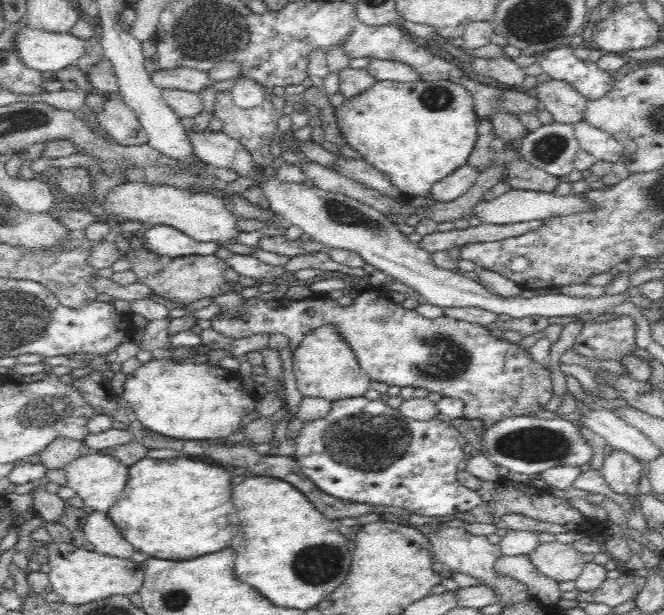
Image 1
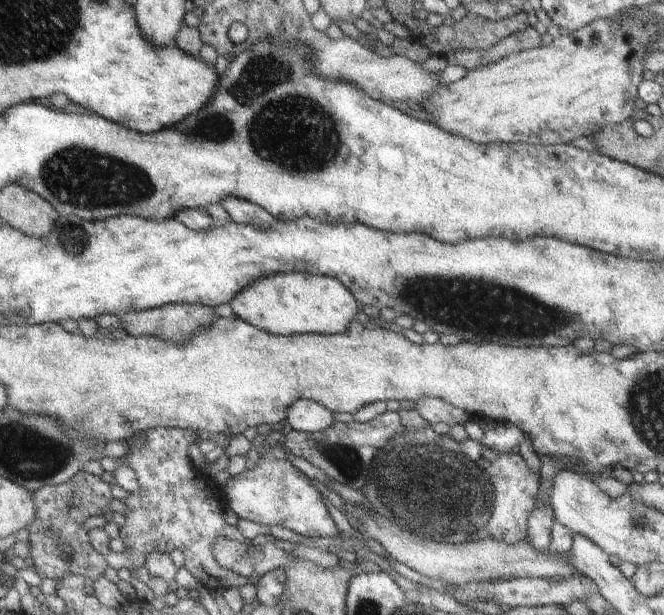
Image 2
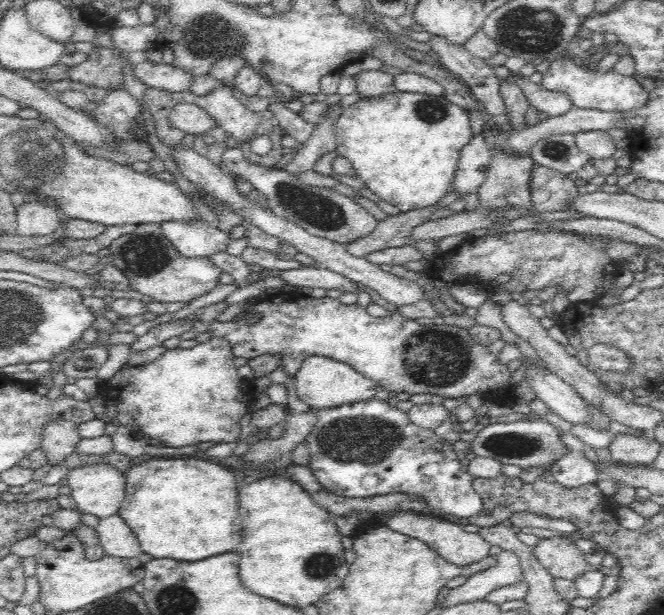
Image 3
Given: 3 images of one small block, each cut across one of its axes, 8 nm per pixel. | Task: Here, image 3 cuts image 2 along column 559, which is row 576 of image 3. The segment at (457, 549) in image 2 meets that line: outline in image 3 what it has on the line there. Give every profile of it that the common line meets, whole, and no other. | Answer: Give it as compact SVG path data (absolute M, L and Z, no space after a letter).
M570 537L540 539L533 547L533 554L554 579L576 581L593 567L589 558L578 549Z

